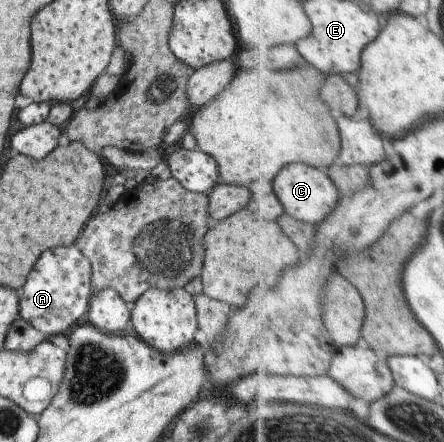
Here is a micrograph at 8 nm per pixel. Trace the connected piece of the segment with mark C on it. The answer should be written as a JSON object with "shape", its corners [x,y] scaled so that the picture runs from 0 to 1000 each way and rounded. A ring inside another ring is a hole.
{"shape":[[[662,367],[640,378],[628,400],[619,405],[619,437],[655,491],[691,505],[723,505],[741,482],[750,480],[766,450],[766,430],[755,423],[736,387],[689,373],[687,367]]]}

